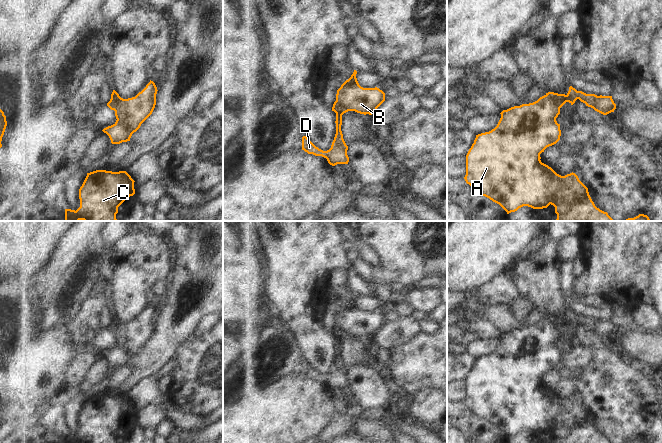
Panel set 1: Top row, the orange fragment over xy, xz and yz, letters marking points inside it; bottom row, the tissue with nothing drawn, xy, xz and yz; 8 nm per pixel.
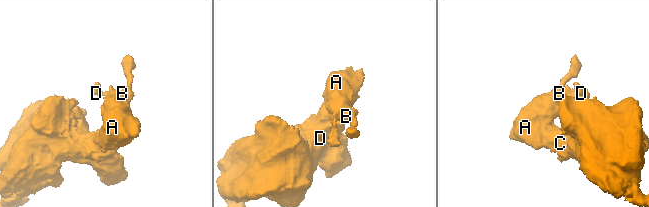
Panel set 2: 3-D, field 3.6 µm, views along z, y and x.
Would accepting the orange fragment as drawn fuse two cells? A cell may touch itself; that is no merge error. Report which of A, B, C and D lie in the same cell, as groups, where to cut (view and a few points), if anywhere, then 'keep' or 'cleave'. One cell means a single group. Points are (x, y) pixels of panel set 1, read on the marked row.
A B C / D; cut in yz along (546, 94), (559, 109); cleave

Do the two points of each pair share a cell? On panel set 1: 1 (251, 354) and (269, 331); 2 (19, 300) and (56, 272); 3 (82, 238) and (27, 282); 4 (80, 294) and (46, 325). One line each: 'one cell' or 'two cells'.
1: one cell
2: one cell
3: one cell
4: one cell

